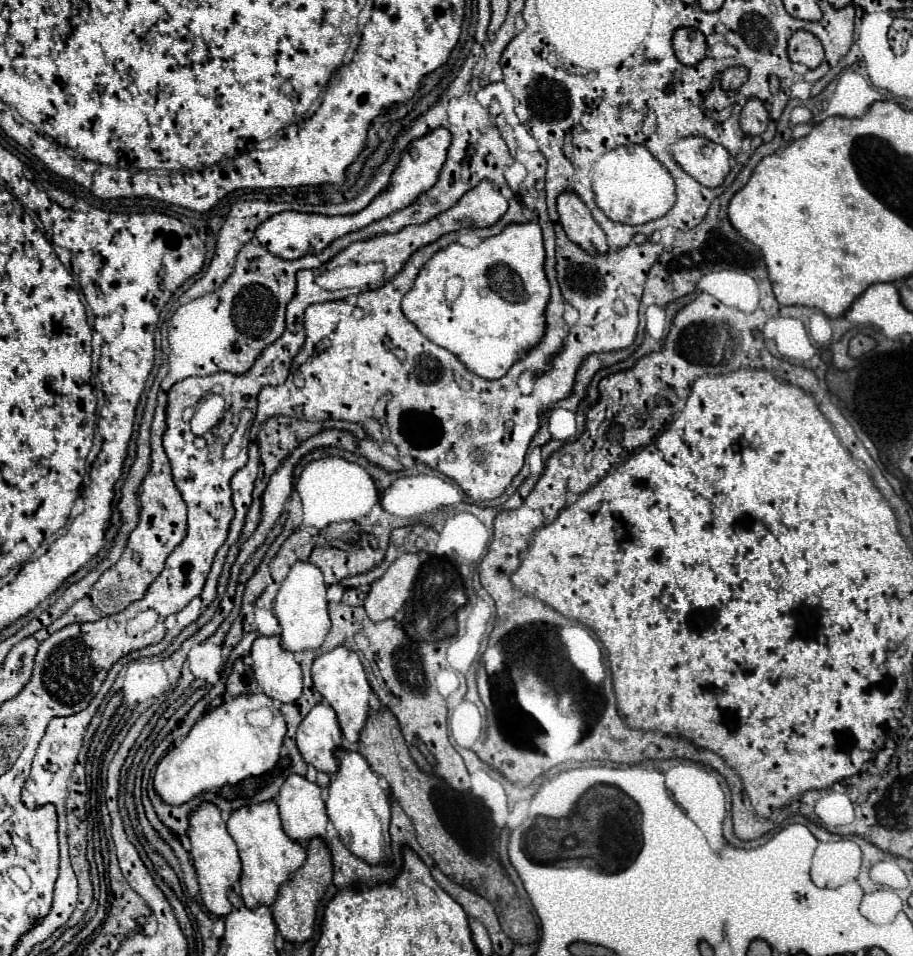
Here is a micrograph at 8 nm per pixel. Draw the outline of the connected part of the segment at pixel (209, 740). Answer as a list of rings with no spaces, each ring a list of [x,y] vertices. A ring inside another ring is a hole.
[[[242,694],[238,698],[230,698],[226,704],[204,714],[192,726],[188,736],[158,762],[153,777],[154,790],[166,804],[180,806],[208,790],[222,788],[226,784],[234,786],[250,776],[262,776],[276,766],[284,736],[286,722],[272,698],[266,694]],[[260,708],[268,708],[272,712],[270,728],[250,726],[246,722],[248,712]]]

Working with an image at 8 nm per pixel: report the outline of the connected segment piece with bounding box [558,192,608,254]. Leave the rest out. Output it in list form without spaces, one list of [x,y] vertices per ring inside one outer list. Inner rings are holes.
[[[564,192],[558,198],[558,214],[566,236],[588,254],[606,254],[606,234],[594,222],[590,210],[574,192]]]

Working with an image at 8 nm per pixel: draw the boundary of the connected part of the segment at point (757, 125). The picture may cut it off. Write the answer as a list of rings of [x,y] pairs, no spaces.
[[[750,98],[742,110],[740,116],[740,126],[744,130],[744,134],[748,136],[758,136],[768,128],[768,112],[764,108],[764,104],[758,98]]]

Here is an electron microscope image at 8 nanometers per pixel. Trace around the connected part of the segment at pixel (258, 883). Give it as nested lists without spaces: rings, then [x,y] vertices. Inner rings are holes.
[[[262,802],[248,808],[234,810],[228,820],[228,832],[238,844],[240,860],[242,860],[242,876],[240,876],[240,896],[248,908],[272,906],[278,888],[292,878],[292,874],[304,864],[306,850],[290,840],[280,824],[276,802]]]

